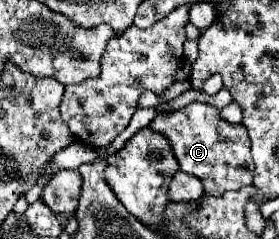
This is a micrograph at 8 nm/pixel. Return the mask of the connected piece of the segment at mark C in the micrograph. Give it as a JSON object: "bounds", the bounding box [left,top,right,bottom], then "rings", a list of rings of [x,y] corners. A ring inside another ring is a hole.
{"bounds":[151,101,253,197],"rings":[[[193,101],[185,109],[161,113],[151,121],[151,129],[161,133],[179,163],[179,169],[195,175],[203,183],[203,195],[221,197],[225,191],[241,189],[253,181],[253,159],[251,159],[251,143],[243,123],[233,125],[221,119],[217,107],[201,101]]]}

